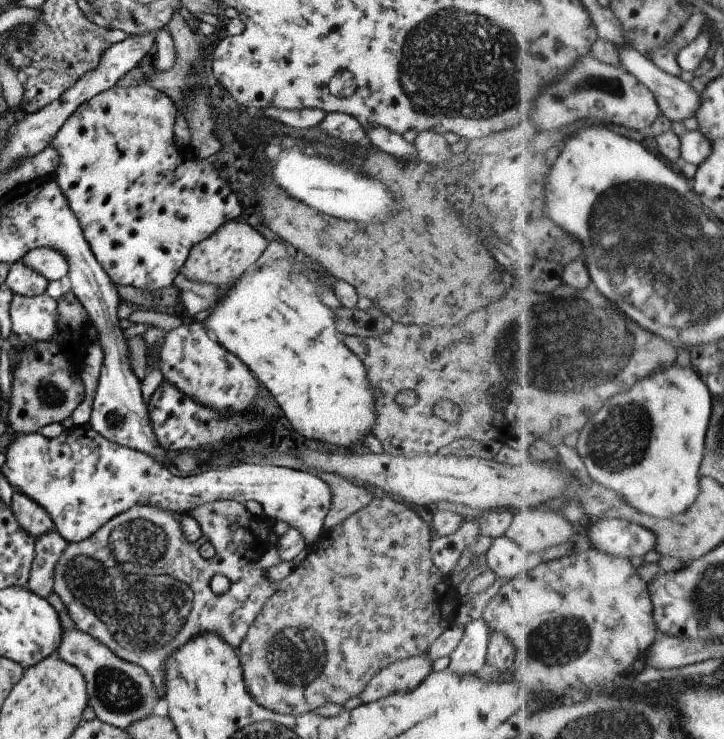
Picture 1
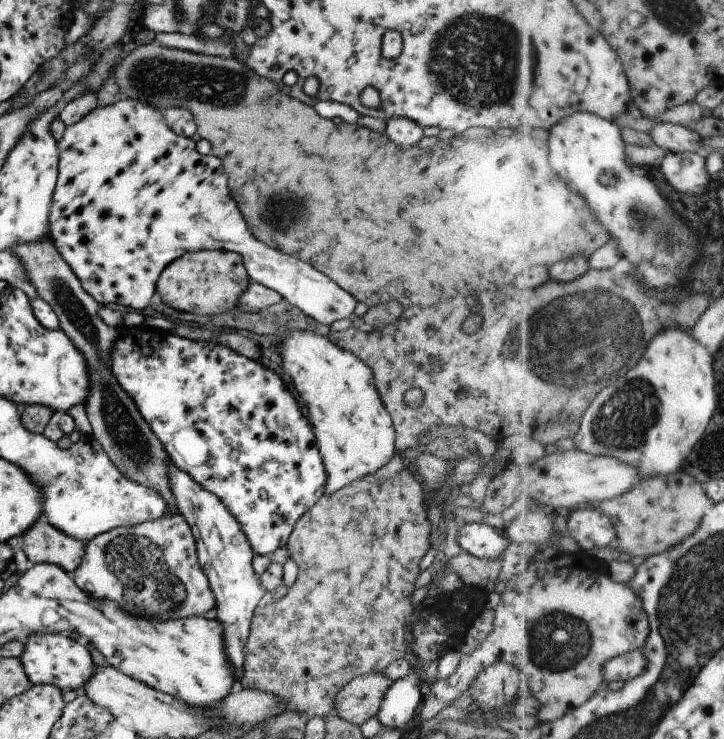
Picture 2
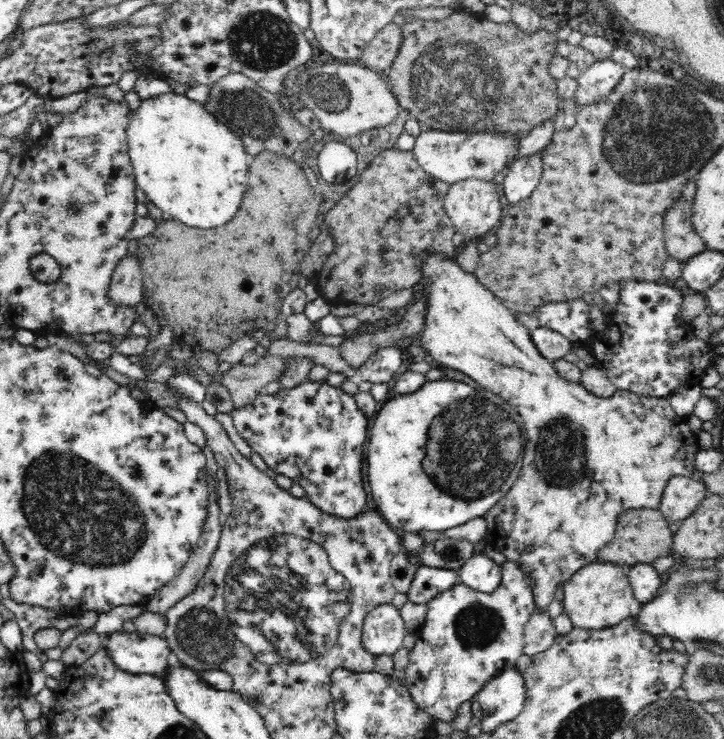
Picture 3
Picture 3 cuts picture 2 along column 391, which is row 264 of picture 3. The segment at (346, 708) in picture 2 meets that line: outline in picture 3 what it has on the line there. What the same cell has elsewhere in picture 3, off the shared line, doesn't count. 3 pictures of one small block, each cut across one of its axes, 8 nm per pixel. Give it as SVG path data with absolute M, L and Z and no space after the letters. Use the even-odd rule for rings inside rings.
M678 198L667 214L664 214L664 238L667 253L681 265L707 250L706 243L694 230L692 203Z

